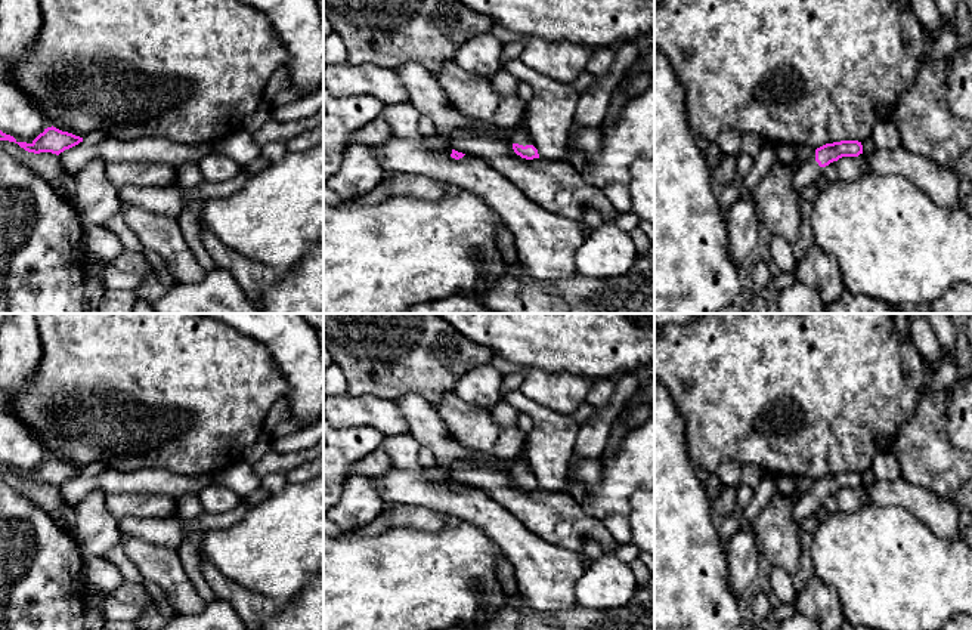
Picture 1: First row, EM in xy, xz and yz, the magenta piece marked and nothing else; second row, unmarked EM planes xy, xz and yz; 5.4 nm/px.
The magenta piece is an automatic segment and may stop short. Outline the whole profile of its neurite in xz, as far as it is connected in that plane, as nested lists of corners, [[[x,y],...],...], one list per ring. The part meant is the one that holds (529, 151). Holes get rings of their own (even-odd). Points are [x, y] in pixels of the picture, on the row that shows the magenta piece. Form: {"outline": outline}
{"outline": [[[516,130],[510,139],[517,155],[526,160],[539,158],[538,149],[532,145],[532,138],[526,130]]]}

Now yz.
{"outline": [[[841,140],[817,148],[814,160],[799,164],[793,176],[793,188],[799,194],[821,176],[823,167],[842,157],[858,157],[860,154],[863,154],[863,145],[858,140]]]}

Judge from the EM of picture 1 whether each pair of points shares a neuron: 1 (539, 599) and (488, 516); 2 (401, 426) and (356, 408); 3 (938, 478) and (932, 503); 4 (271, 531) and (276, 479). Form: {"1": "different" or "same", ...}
{"1": "same", "2": "same", "3": "different", "4": "different"}

